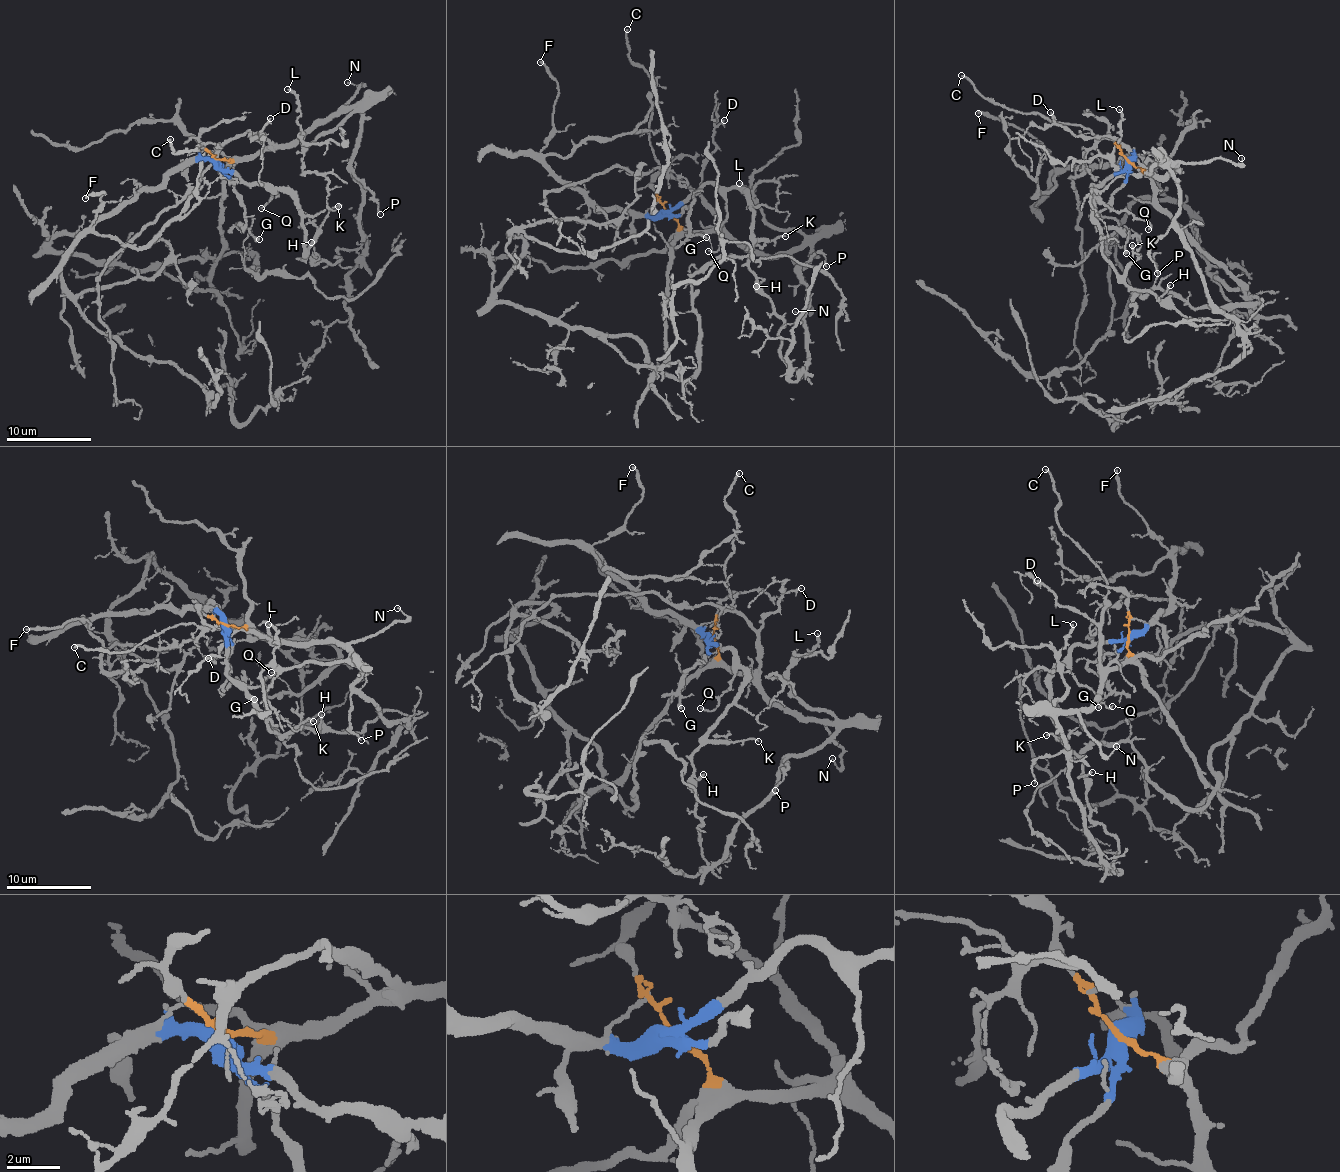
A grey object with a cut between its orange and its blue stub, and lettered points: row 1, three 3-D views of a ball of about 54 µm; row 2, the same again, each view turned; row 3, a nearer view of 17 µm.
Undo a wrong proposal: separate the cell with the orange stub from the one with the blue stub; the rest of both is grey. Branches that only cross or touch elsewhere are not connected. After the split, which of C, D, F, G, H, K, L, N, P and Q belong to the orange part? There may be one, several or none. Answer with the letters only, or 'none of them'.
C, D, L, N, P

